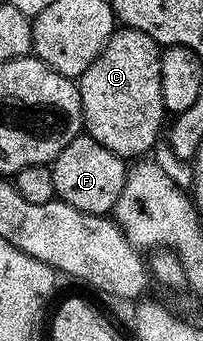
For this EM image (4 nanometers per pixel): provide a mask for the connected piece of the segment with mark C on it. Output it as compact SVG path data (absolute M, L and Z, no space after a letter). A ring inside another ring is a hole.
M119 27L114 35L106 44L106 49L102 51L96 58L96 62L92 62L92 66L88 66L88 70L84 70L82 76L77 77L78 93L80 94L80 102L82 103L82 127L85 135L96 138L96 142L100 142L100 146L108 146L108 150L112 150L112 154L123 158L131 158L130 156L138 156L134 158L142 158L146 151L153 149L159 143L160 137L164 132L164 120L162 124L162 116L164 117L164 109L162 106L162 95L160 94L160 58L162 57L162 48L152 38L148 38L148 34L144 34L135 28Z

